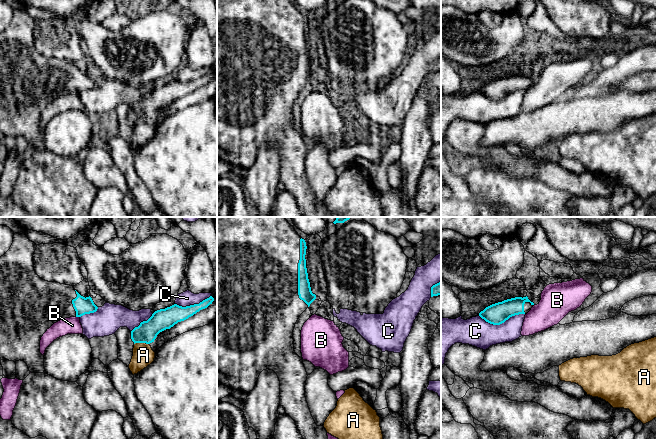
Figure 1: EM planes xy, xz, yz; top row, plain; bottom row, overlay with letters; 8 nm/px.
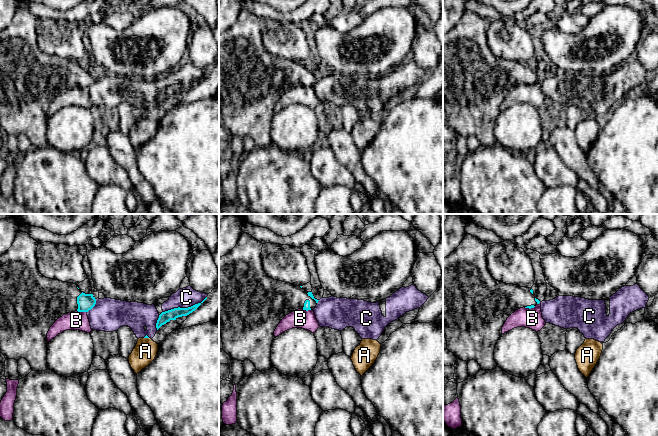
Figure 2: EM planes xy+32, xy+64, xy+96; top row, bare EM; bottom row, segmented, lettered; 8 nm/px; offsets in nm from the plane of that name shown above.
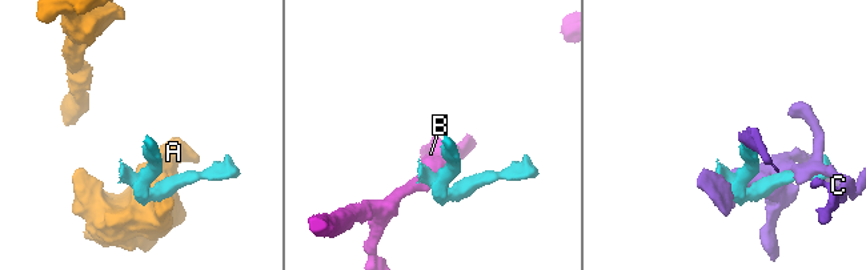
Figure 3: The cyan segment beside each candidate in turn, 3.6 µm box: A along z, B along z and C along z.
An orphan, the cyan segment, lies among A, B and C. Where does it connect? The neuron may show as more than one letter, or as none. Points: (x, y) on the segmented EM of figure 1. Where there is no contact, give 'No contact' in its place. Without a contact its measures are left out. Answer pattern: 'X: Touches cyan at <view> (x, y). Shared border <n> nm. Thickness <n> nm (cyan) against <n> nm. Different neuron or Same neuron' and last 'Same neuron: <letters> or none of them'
A: Touches cyan at xy (141, 342). Shared border 120 nm. Thickness 170 nm (cyan) against 170 nm. Different neuron
B: Touches cyan at xy (78, 316). Shared border 30 nm. Thickness 140 nm (cyan) against 140 nm. Different neuron
C: Touches cyan at yz (501, 323). Shared border 360 nm. Thickness 170 nm (cyan) against 220 nm. Different neuron
Same neuron: none of them

